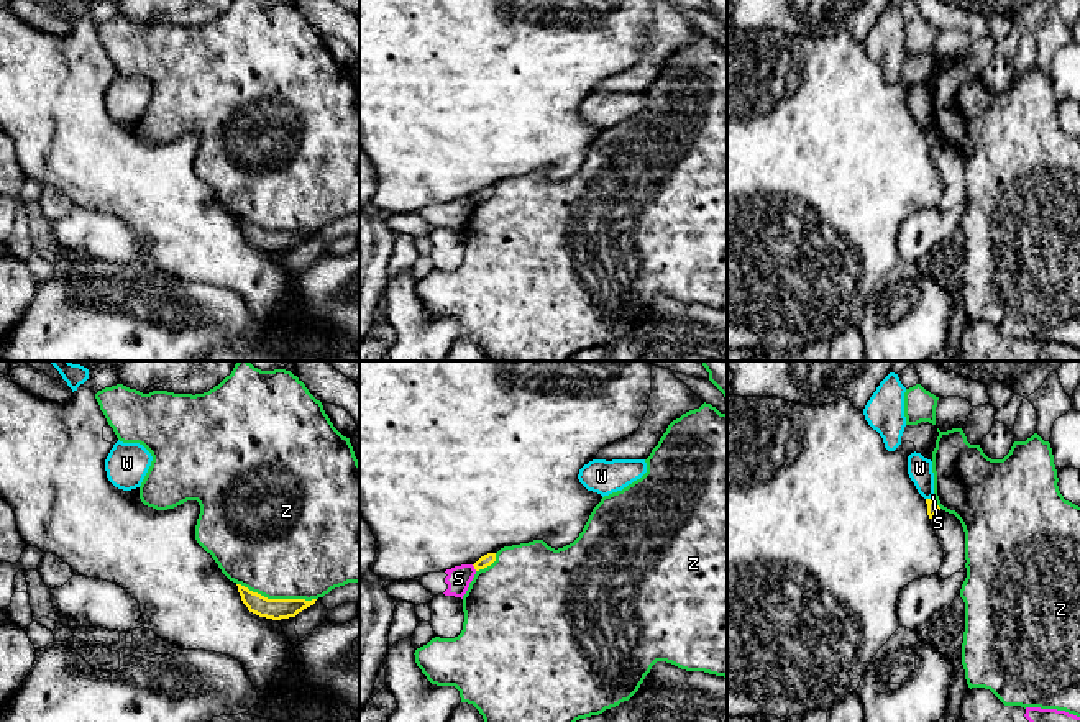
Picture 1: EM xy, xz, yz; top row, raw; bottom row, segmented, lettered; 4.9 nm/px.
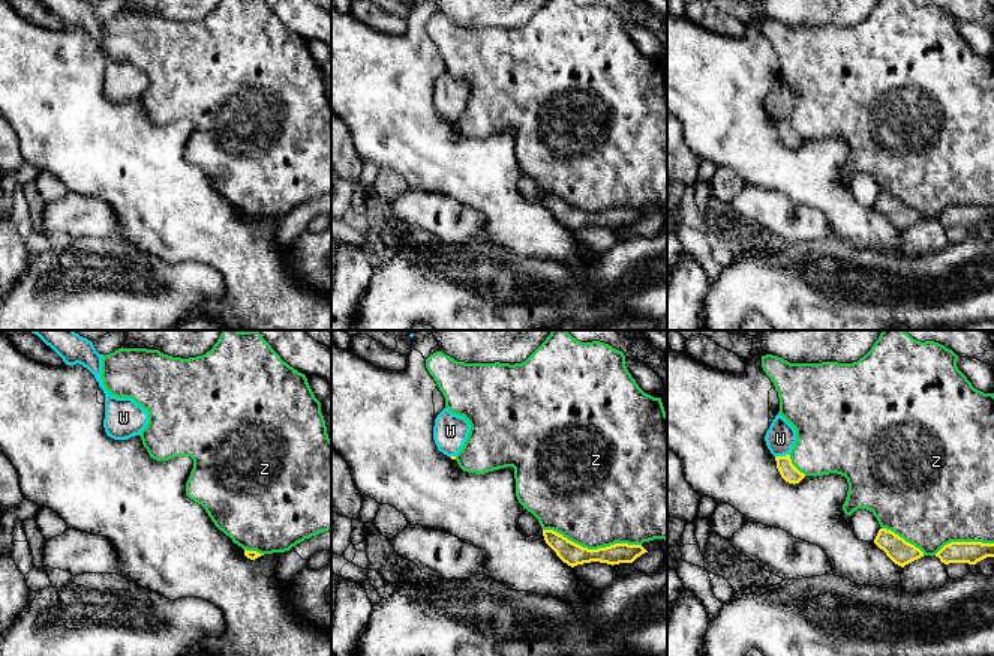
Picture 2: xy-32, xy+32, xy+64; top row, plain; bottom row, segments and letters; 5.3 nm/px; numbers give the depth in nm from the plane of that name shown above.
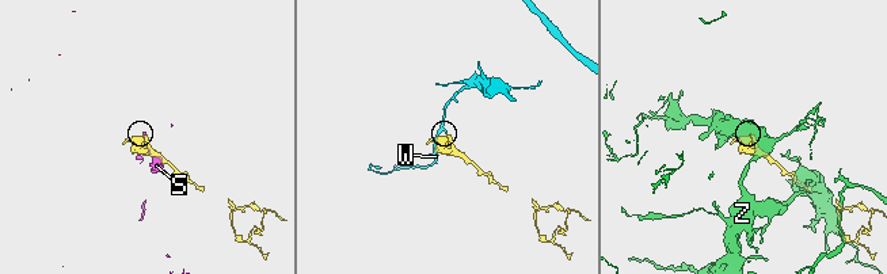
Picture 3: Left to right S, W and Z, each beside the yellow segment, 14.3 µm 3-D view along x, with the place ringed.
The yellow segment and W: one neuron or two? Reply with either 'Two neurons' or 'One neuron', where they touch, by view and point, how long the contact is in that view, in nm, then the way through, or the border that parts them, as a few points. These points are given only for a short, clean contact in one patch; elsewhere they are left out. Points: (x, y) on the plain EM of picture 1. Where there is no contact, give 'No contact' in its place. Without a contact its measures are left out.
Two neurons. Touches yellow at yz (929, 132). Shared border 30 nm. Boundary: yz (926, 130), (931, 132)

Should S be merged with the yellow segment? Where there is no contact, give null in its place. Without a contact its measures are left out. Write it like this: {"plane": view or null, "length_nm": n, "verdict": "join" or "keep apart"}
{"plane": "xz", "length_nm": 40, "verdict": "keep apart"}

